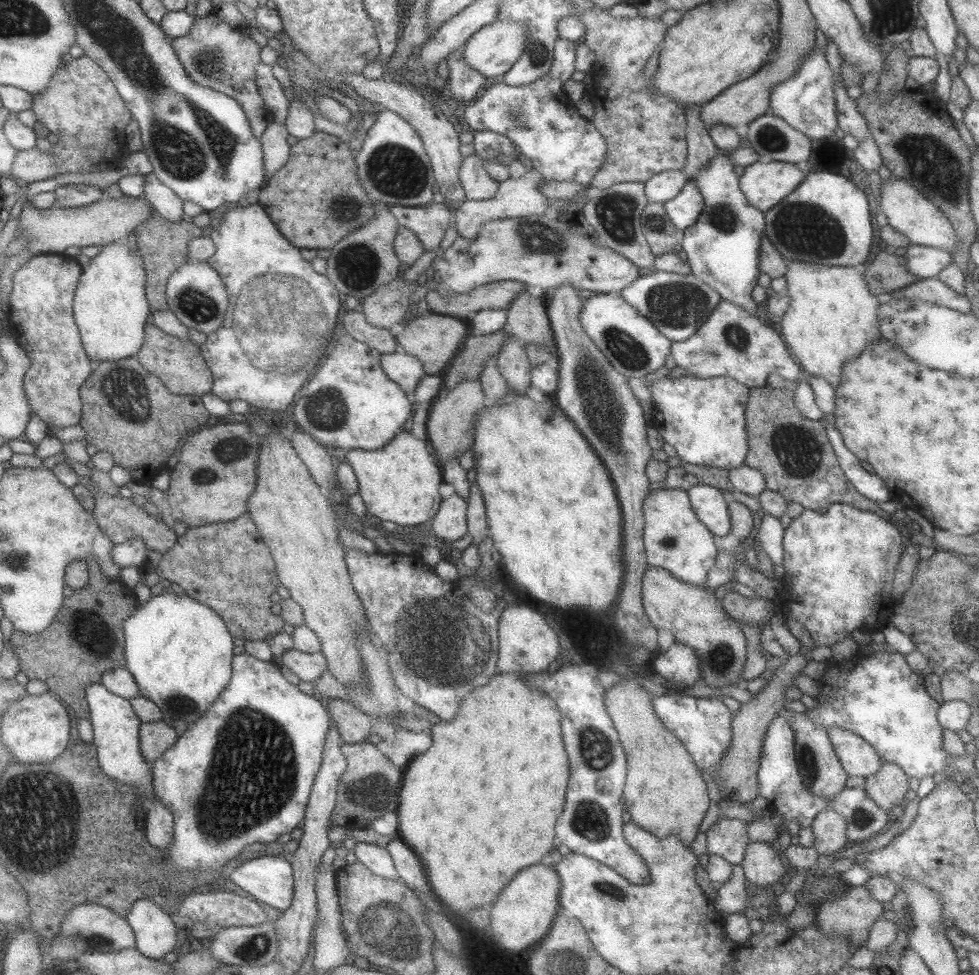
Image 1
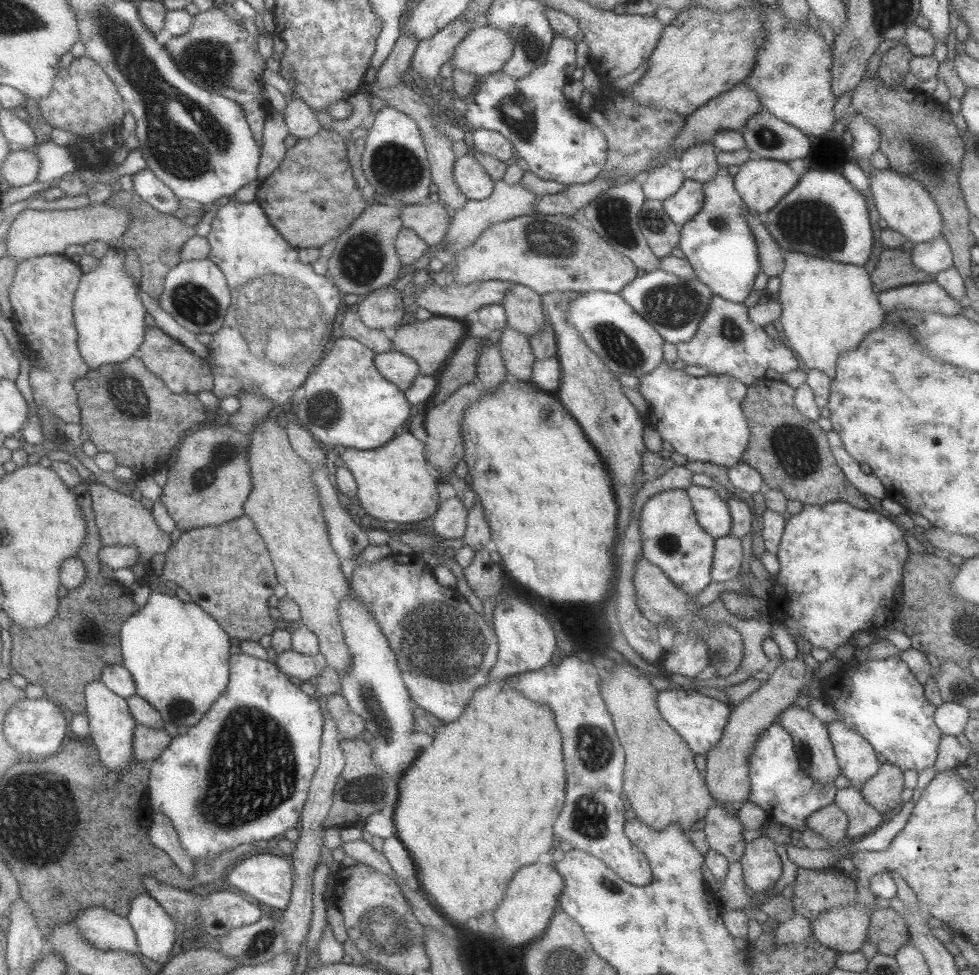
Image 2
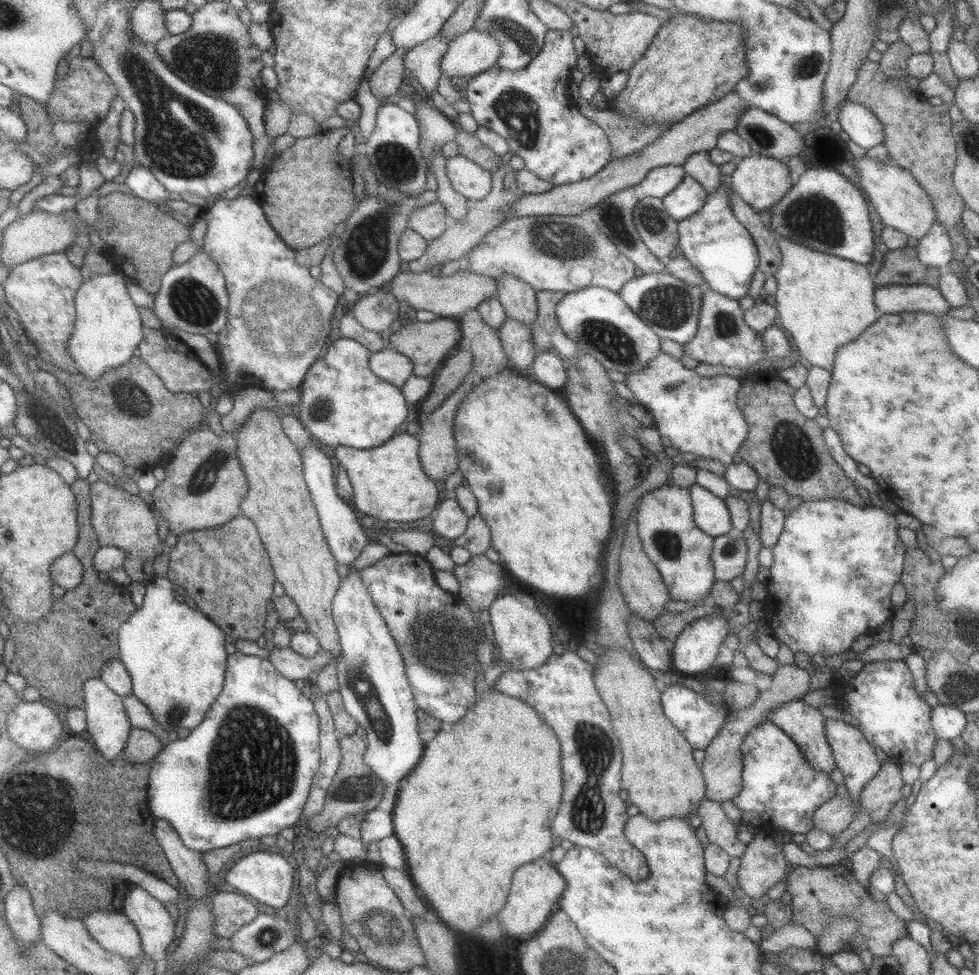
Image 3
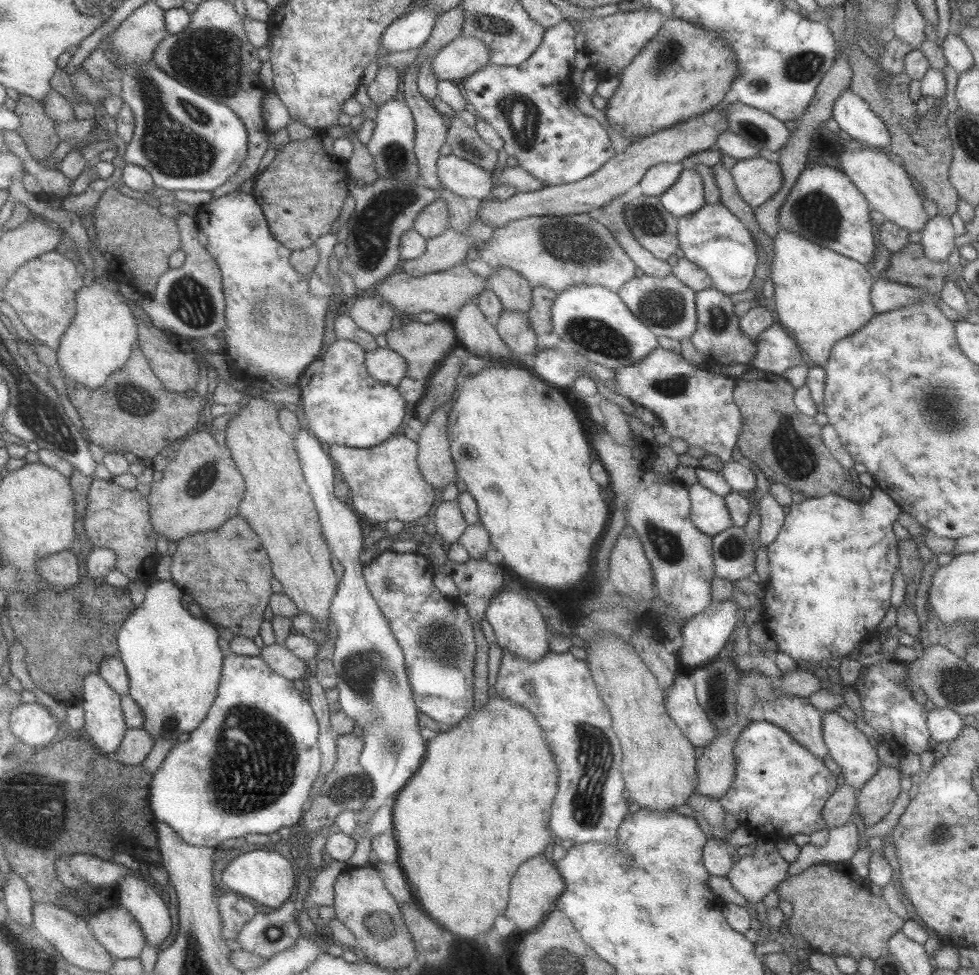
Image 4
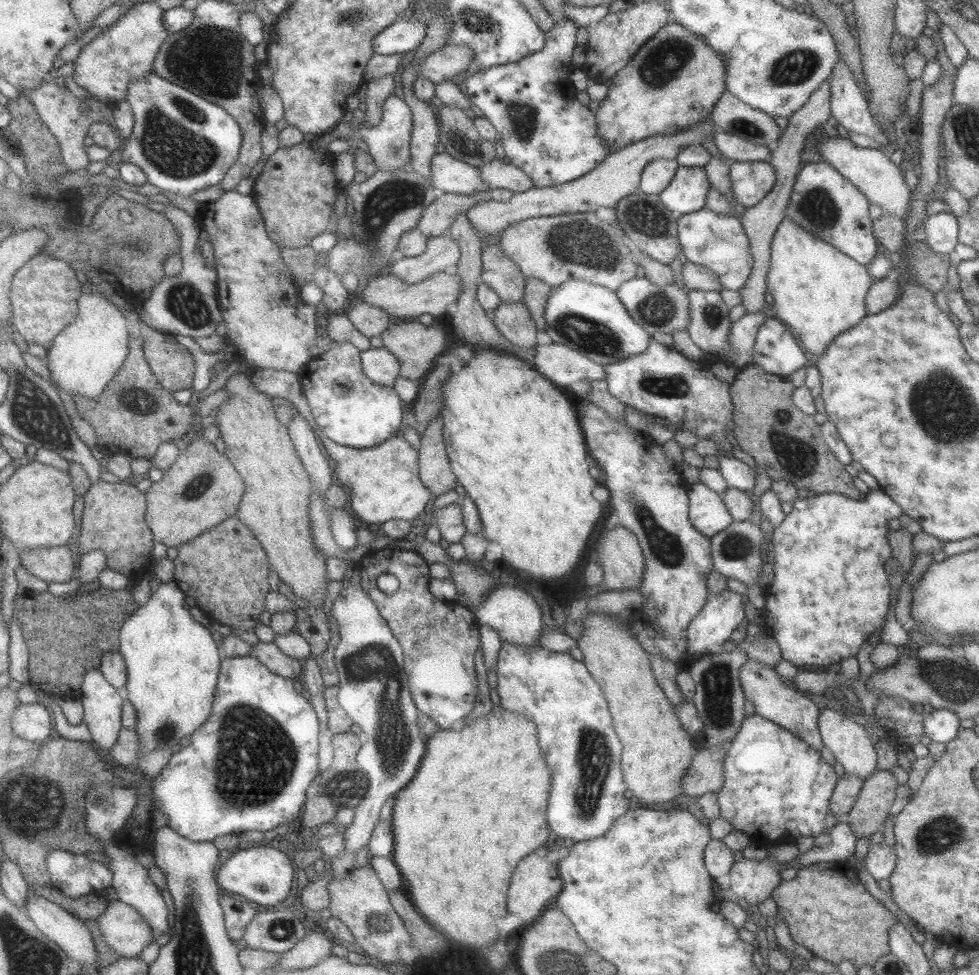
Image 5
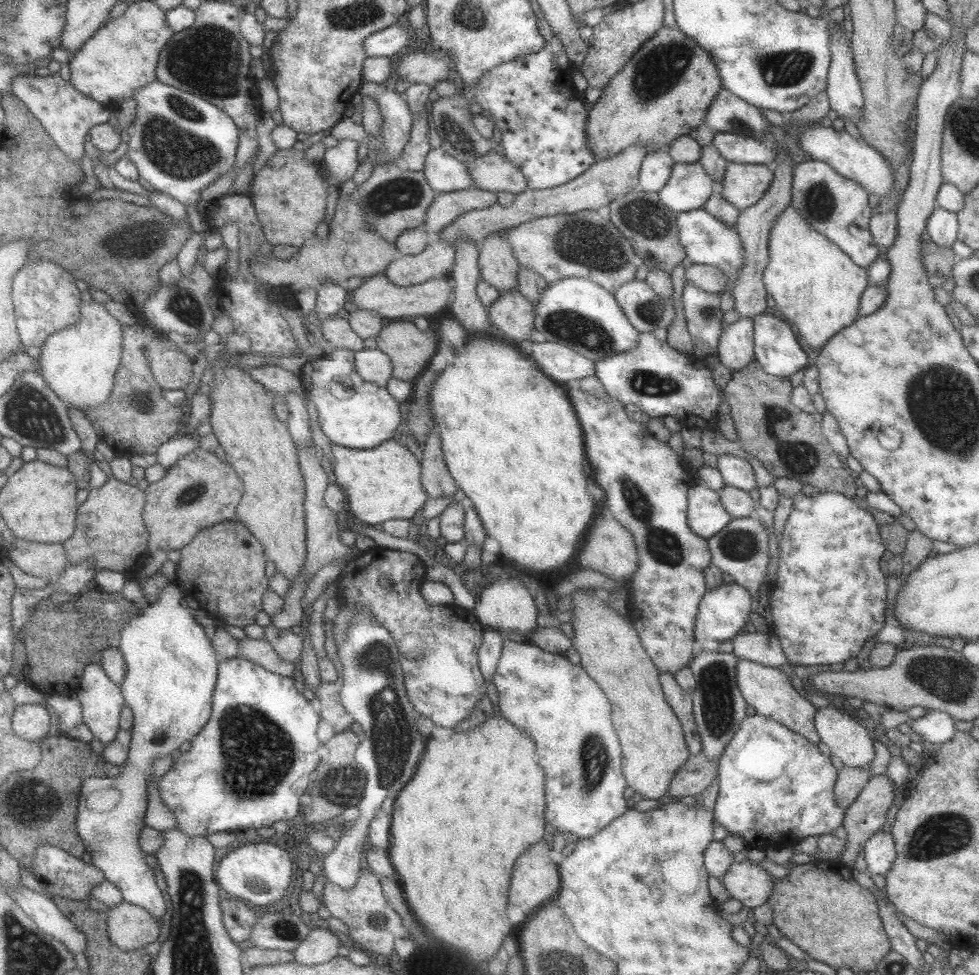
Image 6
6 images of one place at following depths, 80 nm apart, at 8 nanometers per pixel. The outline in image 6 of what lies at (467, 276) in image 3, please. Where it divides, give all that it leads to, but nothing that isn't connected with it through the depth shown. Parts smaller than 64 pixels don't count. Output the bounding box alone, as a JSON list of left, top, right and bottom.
[350,274,452,319]

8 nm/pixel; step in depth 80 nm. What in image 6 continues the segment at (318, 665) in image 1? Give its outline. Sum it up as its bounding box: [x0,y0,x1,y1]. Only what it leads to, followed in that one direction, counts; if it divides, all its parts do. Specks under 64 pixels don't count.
[239,637,294,677]

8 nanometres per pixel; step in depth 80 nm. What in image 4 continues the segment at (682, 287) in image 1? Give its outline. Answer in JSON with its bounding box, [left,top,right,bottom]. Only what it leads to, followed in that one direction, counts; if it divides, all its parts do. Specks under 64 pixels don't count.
[617,274,698,340]

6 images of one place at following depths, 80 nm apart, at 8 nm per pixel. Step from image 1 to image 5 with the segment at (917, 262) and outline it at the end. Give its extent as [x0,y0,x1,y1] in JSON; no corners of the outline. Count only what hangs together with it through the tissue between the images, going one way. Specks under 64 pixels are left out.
[925,211,959,255]

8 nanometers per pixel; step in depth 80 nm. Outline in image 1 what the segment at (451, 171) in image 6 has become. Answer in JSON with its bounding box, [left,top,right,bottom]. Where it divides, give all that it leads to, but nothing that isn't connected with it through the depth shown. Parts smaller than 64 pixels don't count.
[460,154,499,200]

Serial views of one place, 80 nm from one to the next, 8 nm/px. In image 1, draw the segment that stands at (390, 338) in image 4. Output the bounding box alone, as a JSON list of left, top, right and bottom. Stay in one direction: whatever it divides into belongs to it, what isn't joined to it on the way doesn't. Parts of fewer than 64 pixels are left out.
[395,313,470,375]

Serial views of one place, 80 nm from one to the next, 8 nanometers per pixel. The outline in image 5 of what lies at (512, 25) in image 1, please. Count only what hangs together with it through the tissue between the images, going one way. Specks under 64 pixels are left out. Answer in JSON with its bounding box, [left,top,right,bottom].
[418,45,474,85]

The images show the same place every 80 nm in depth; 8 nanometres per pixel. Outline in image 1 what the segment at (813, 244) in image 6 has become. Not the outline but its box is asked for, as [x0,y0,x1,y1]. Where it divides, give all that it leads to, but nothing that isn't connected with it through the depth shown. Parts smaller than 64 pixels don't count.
[782,261,881,388]

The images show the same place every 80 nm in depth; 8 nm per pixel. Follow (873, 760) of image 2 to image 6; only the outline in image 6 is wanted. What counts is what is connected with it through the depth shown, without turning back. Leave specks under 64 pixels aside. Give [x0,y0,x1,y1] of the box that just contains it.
[814,704,875,769]

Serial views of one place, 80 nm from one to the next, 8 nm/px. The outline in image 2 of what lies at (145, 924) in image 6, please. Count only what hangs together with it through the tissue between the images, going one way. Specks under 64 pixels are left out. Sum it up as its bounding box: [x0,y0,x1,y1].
[76,908,140,954]

